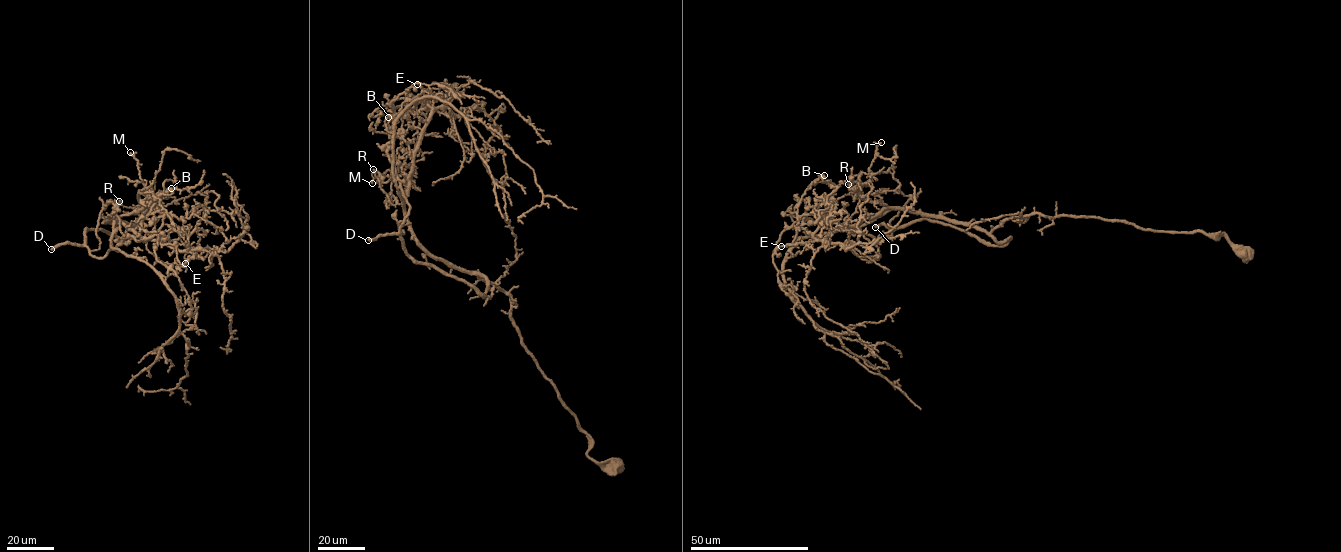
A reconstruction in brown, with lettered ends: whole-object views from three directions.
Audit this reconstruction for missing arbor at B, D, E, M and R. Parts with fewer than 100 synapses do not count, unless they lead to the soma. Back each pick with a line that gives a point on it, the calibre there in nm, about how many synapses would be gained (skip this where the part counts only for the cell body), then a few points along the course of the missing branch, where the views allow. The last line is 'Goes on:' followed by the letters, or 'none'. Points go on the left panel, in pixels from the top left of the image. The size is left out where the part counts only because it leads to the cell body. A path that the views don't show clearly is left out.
D: at (51, 249); 400 nm thick; about 1000 synapses; missing branch runs (51, 249), (36, 258), (44, 240), (88, 230), (107, 279), (102, 296), (59, 332), (62, 321)
Goes on: D

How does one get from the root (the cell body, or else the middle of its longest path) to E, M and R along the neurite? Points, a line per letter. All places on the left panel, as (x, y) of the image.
E: (150, 204), (138, 193), (166, 195), (137, 226), (106, 222), (195, 253), (185, 263)
M: (150, 204), (138, 193), (166, 195), (149, 204), (137, 226), (106, 222), (138, 213), (146, 202), (130, 152)
R: (150, 204), (138, 193), (166, 195), (149, 204), (137, 226), (107, 223), (117, 219), (107, 217), (119, 201)

